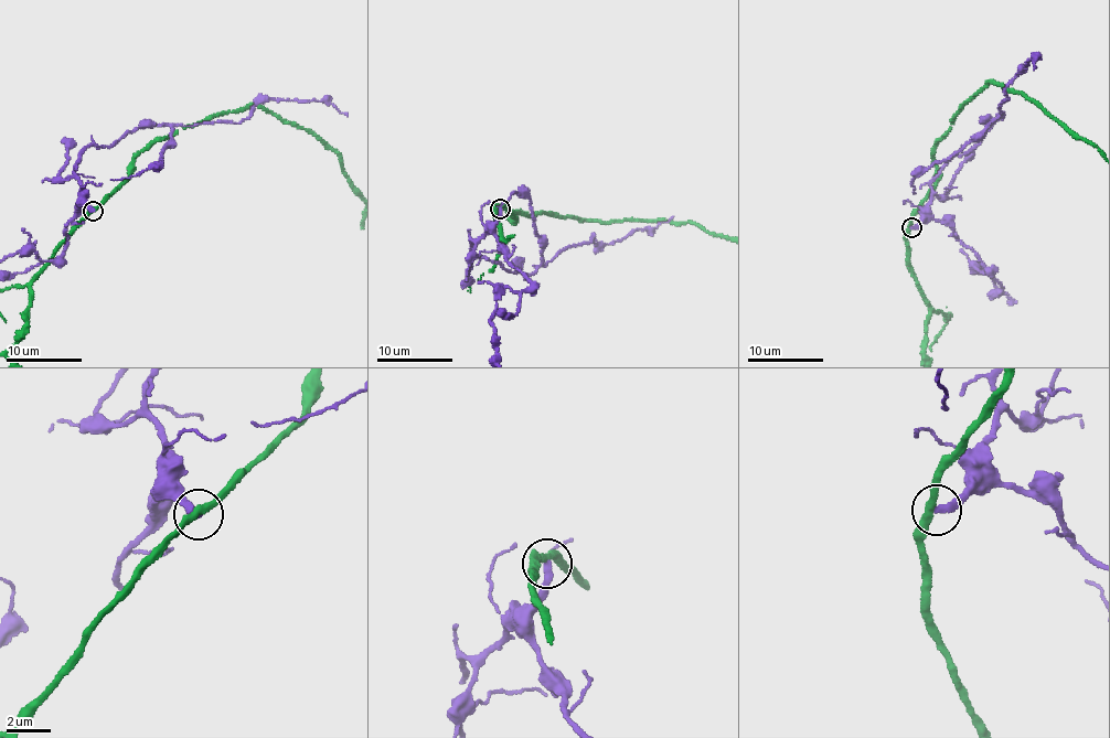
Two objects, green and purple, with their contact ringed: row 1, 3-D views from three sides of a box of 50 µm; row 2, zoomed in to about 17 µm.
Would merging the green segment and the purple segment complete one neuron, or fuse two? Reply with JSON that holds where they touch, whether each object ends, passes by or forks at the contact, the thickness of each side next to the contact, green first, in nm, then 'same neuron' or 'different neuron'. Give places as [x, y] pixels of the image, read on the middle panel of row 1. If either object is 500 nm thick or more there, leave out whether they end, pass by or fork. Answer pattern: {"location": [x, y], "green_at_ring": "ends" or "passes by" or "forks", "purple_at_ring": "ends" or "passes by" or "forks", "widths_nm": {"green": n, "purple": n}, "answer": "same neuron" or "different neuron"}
{"location": [500, 209], "green_at_ring": "passes by", "purple_at_ring": "ends", "widths_nm": {"green": 320, "purple": 360}, "answer": "different neuron"}

